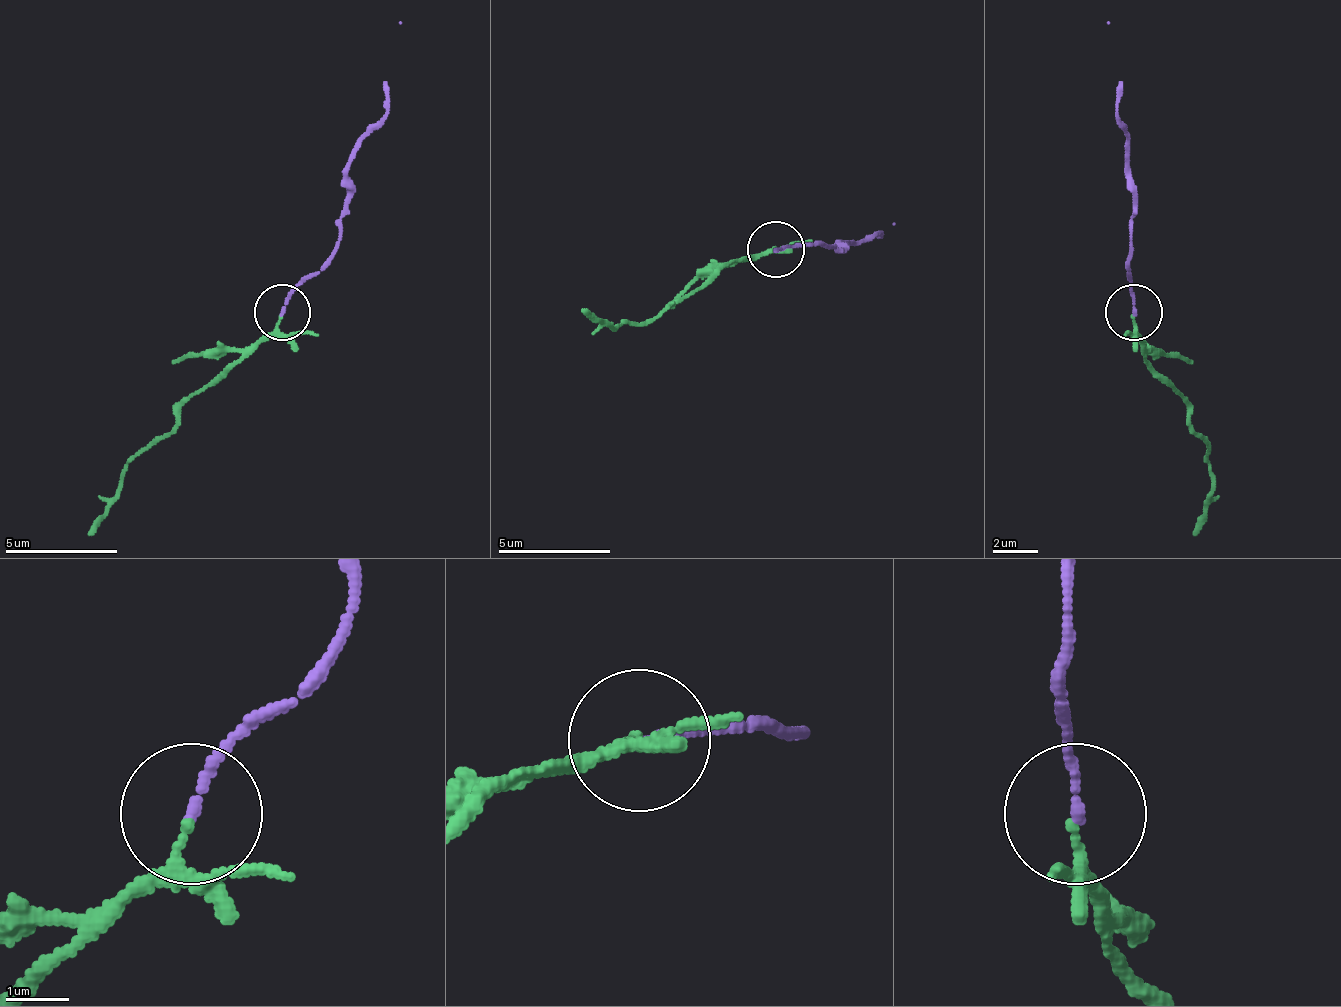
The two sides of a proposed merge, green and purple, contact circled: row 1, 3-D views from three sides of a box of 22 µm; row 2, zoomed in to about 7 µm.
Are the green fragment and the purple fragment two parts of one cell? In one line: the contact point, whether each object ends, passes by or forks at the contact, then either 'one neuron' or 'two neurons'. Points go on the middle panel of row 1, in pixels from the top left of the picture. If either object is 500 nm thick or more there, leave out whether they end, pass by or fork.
at (775, 249); green passes by; purple ends there; two neurons

